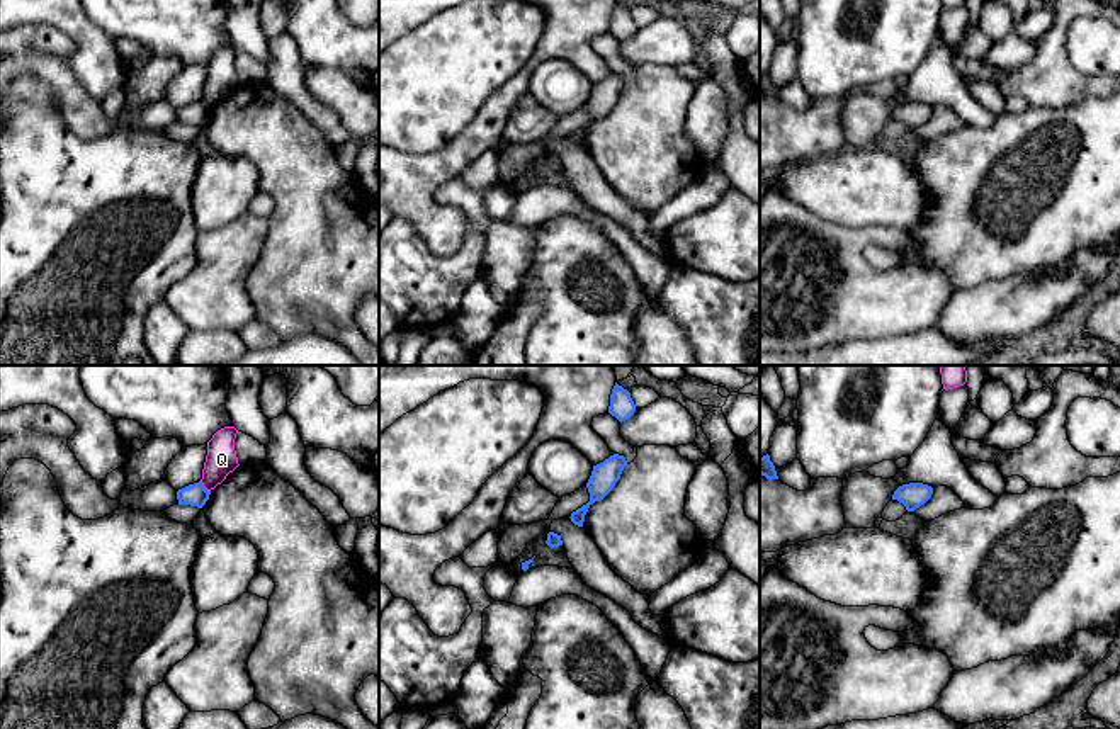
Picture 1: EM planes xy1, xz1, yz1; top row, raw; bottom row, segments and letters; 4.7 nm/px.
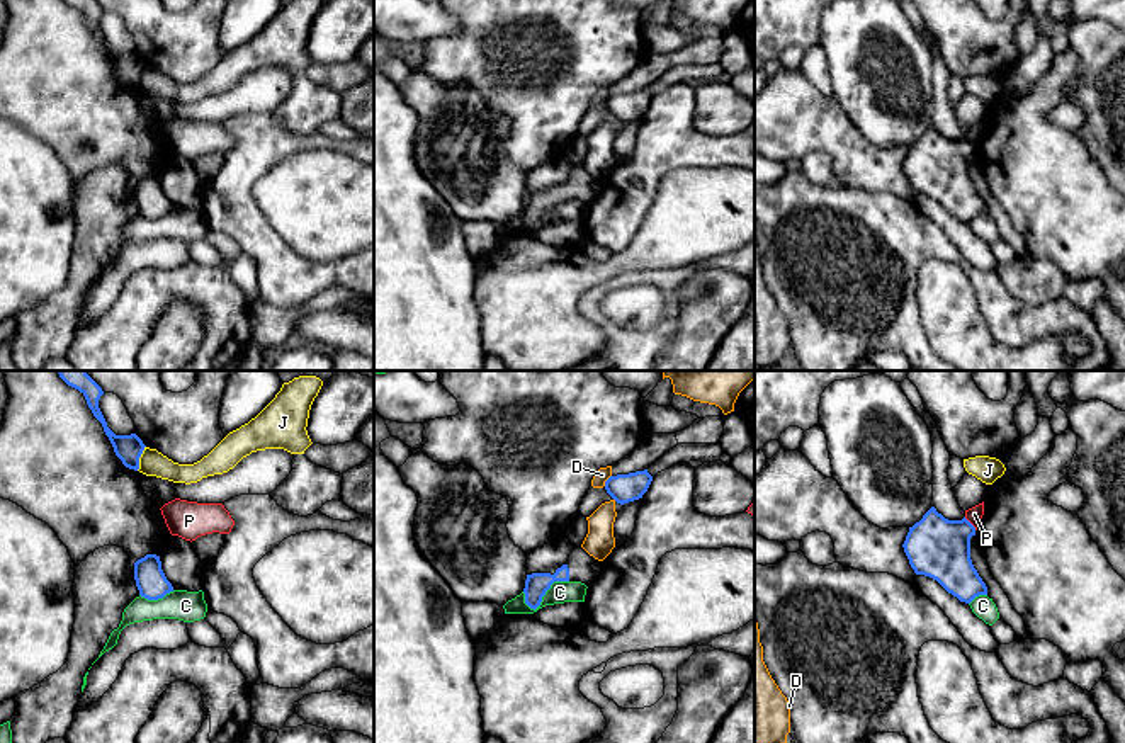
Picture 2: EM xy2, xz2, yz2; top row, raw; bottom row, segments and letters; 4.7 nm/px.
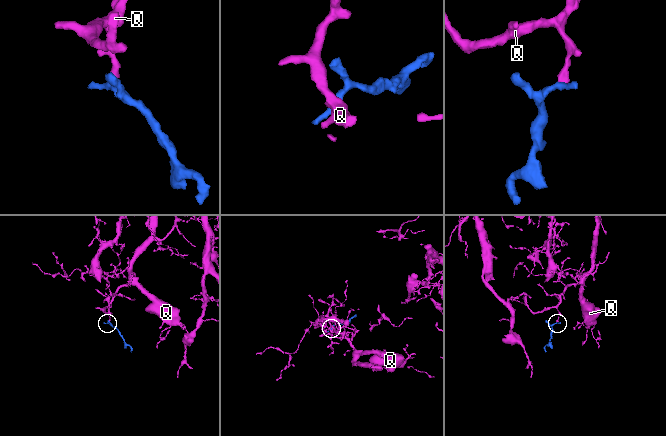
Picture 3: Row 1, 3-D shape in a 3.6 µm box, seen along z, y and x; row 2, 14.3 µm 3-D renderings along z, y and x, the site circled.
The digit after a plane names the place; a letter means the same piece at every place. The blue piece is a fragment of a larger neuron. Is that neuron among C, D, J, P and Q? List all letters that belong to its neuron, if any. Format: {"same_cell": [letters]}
{"same_cell": []}

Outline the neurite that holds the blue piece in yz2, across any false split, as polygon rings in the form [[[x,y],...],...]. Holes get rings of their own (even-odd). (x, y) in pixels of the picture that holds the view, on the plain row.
[[[931,126],[909,146],[902,167],[916,194],[936,199],[960,221],[970,223],[975,216],[987,214],[970,179],[972,155],[975,146],[965,136],[948,139]]]

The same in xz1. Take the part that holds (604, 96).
[[[614,73],[603,82],[593,85],[591,95],[586,102],[590,121],[571,133],[569,138],[574,144],[583,146],[588,127],[595,121],[603,119],[614,109],[625,85],[627,85],[625,76],[619,73]]]

